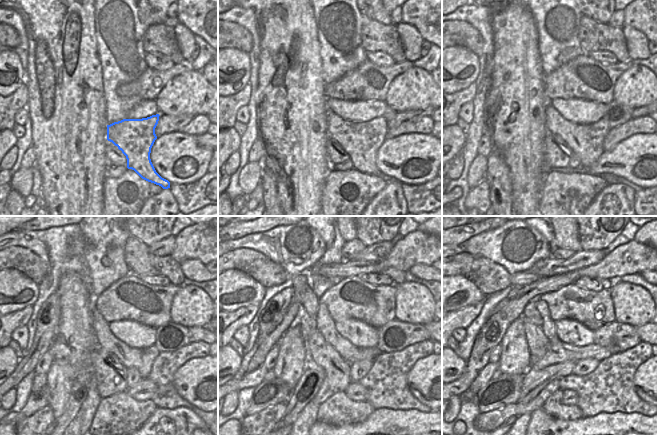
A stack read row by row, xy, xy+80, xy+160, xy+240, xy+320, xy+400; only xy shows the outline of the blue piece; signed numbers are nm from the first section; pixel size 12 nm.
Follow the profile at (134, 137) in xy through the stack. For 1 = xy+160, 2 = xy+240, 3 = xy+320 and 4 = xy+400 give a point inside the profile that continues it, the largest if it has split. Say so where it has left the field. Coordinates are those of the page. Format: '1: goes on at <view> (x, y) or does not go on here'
1: goes on at xy+160 (586, 141)
2: goes on at xy+240 (142, 359)
3: goes on at xy+320 (325, 324)
4: goes on at xy+400 (548, 327)

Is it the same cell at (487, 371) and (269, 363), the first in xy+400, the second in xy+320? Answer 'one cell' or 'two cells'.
two cells

